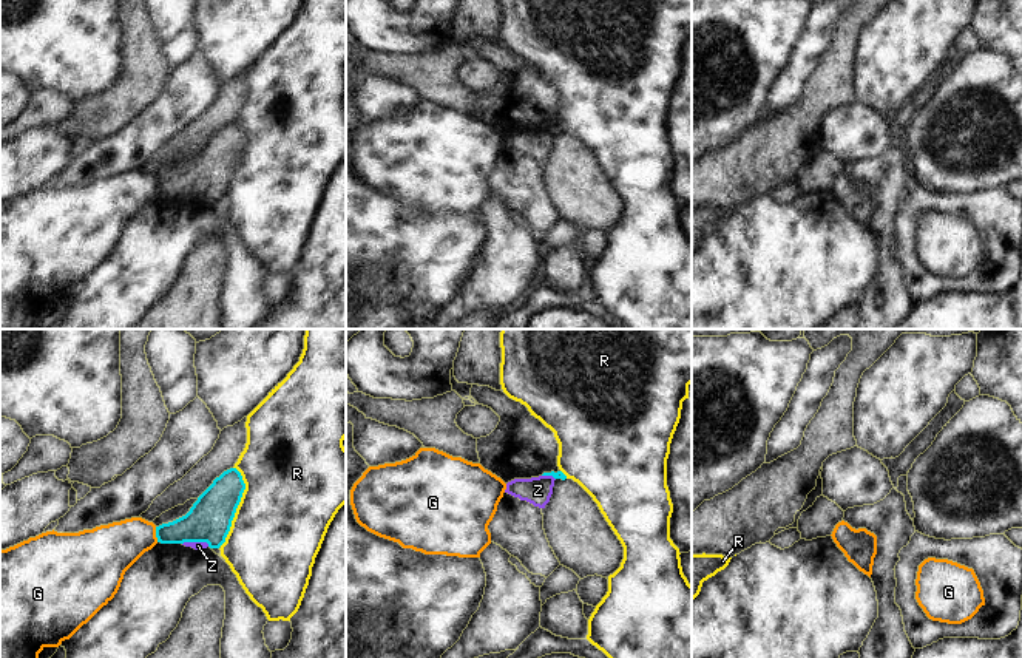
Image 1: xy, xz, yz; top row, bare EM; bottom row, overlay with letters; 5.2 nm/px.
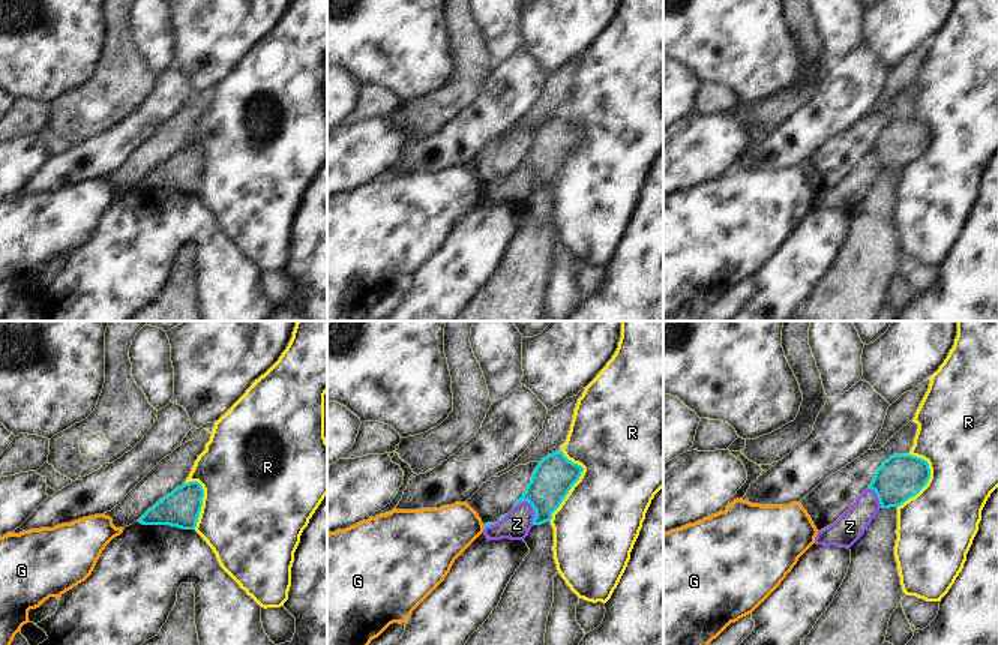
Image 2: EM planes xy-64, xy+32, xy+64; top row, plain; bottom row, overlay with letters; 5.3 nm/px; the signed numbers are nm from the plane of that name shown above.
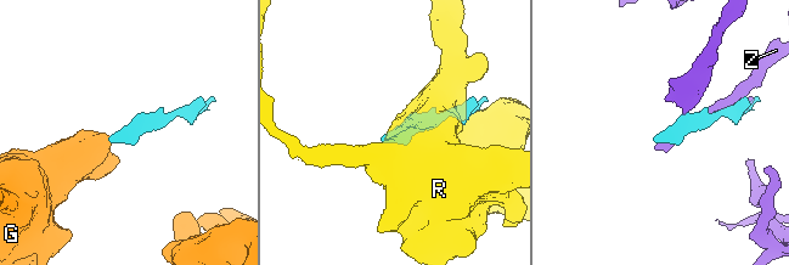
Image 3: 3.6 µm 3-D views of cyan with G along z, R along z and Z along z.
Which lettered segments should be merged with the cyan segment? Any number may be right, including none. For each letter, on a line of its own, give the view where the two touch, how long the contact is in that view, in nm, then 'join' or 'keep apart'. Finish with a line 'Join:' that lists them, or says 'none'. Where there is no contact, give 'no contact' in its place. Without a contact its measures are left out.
G: xy | 80 nm | keep apart
R: xy | 420 nm | keep apart
Z: xy | 140 nm | keep apart
Join: none

